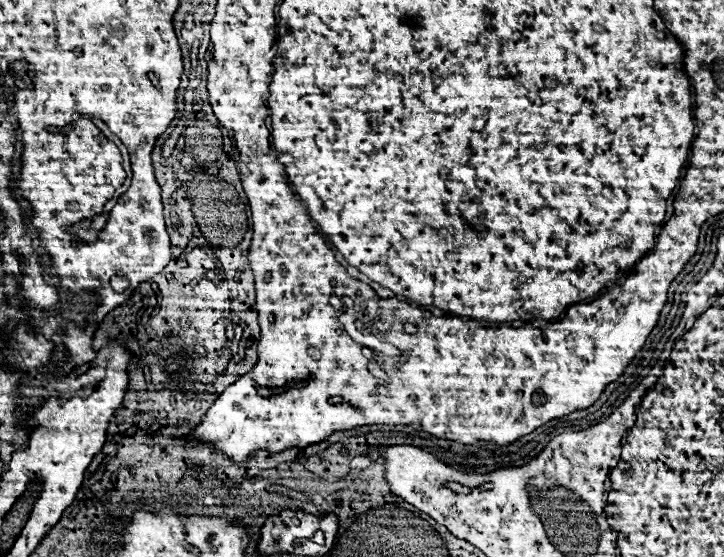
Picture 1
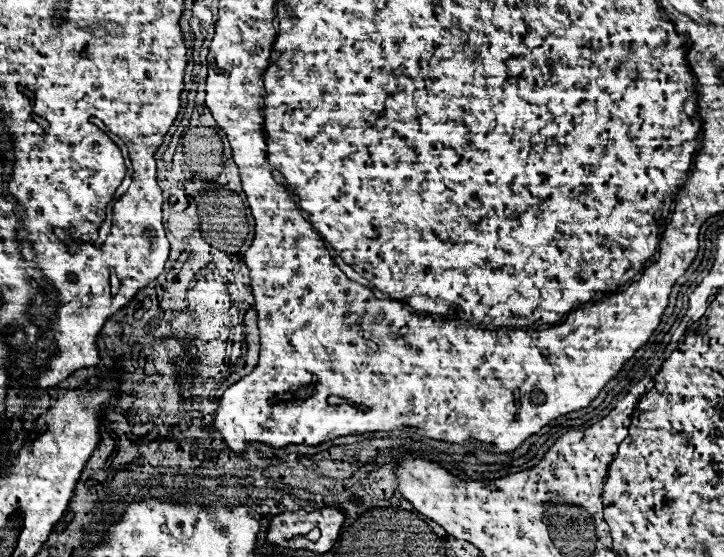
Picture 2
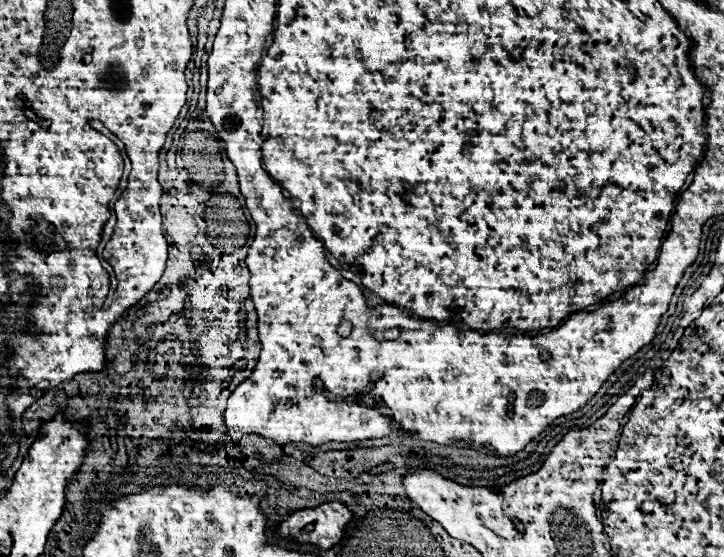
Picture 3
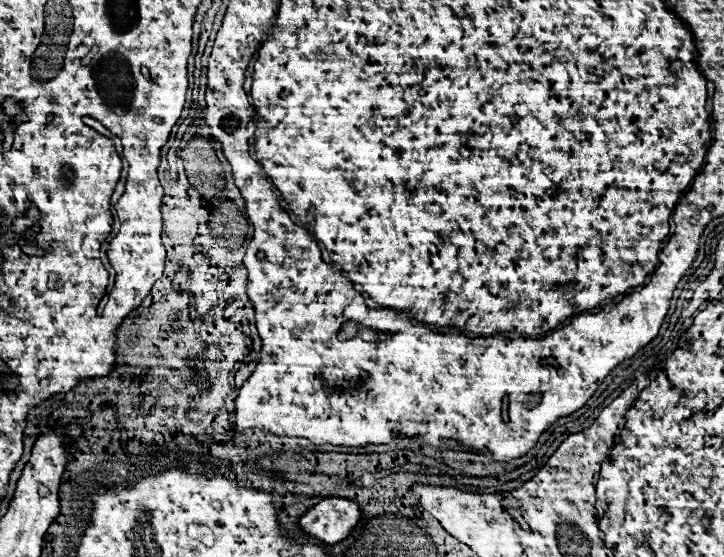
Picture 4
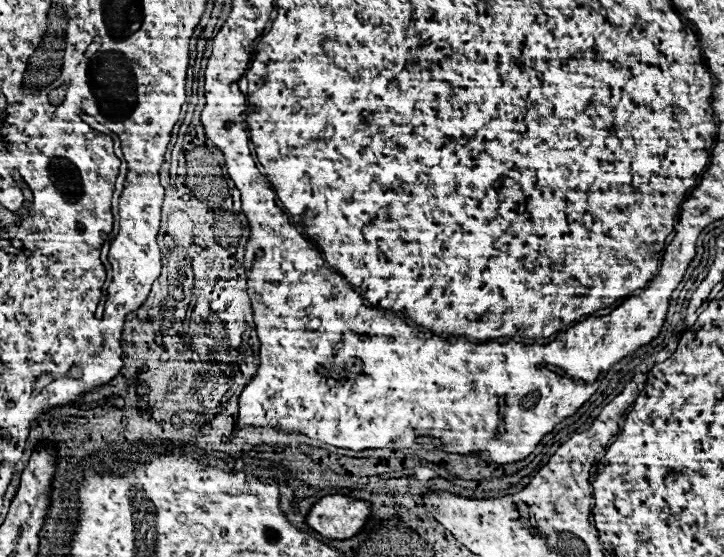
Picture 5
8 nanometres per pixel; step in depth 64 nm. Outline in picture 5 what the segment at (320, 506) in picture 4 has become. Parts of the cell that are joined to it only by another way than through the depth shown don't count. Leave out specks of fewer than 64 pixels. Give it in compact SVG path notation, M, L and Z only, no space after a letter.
M324 496L306 516L306 524L330 540L356 536L370 518L370 504L350 496Z

